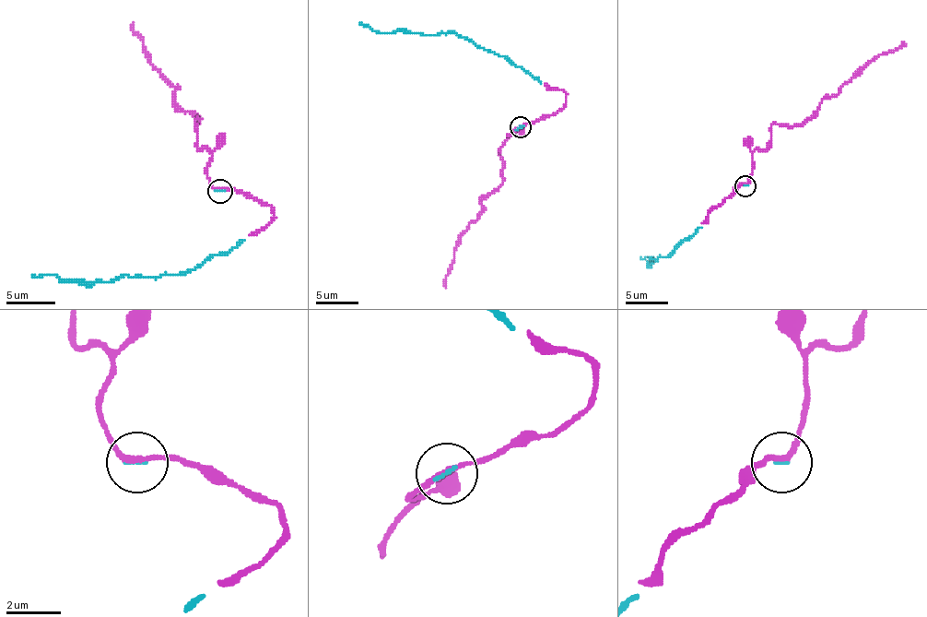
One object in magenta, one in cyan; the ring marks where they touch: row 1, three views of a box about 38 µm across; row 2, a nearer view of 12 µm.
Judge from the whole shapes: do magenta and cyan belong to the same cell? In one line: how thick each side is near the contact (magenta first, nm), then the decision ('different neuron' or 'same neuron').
200/90 nm | same neuron

